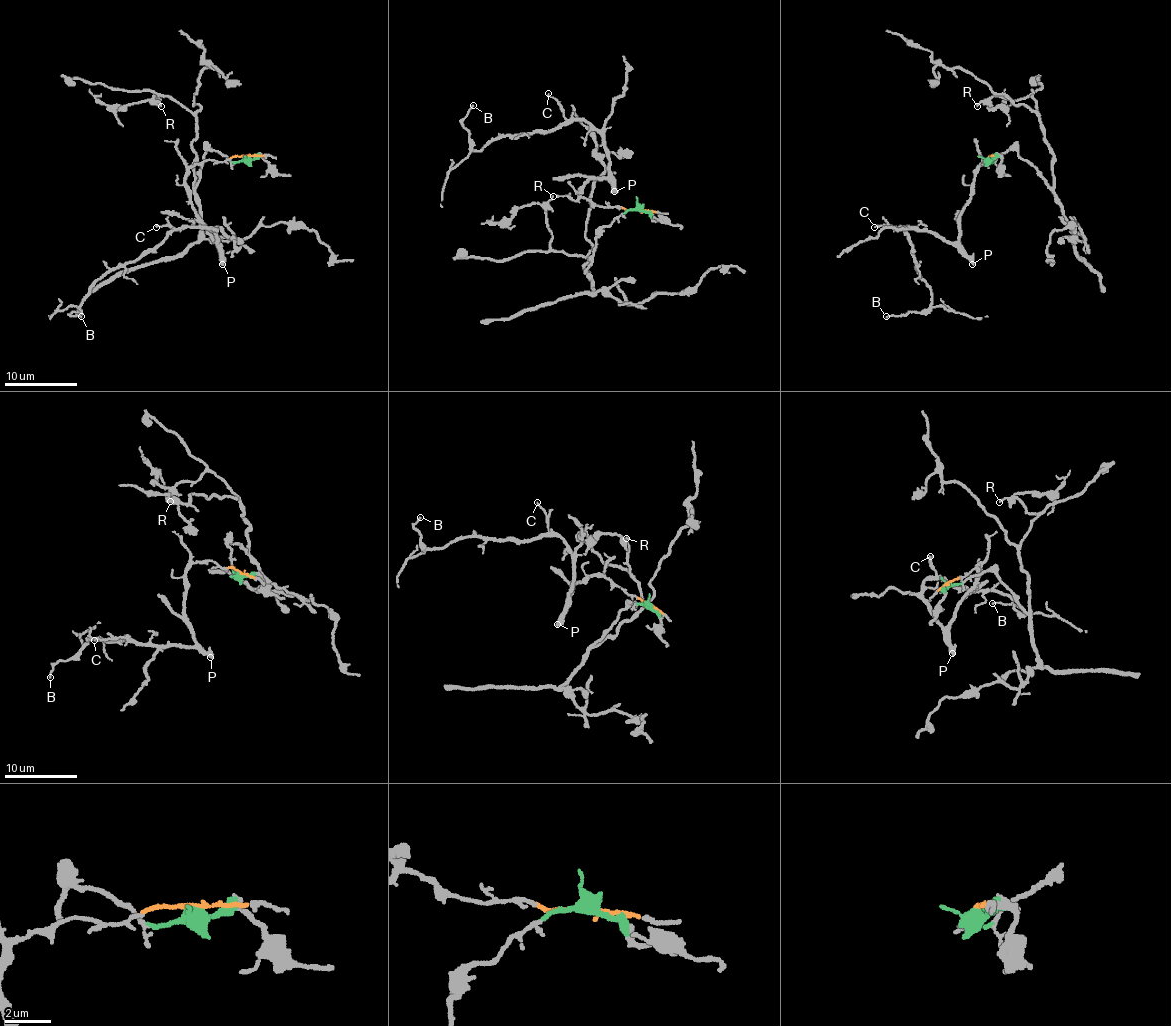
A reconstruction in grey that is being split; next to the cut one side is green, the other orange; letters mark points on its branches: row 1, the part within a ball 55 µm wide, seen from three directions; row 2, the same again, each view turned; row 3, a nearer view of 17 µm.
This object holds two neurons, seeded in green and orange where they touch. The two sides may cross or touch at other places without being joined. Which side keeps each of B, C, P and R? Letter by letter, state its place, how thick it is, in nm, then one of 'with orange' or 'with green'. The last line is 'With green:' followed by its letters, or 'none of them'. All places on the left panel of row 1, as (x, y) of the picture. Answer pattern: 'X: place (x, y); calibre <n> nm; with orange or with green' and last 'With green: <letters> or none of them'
B: place (81, 316); calibre 120 nm; with orange
C: place (156, 227); calibre 90 nm; with orange
P: place (222, 264); calibre 360 nm; with orange
R: place (161, 106); calibre 120 nm; with green
With green: R

